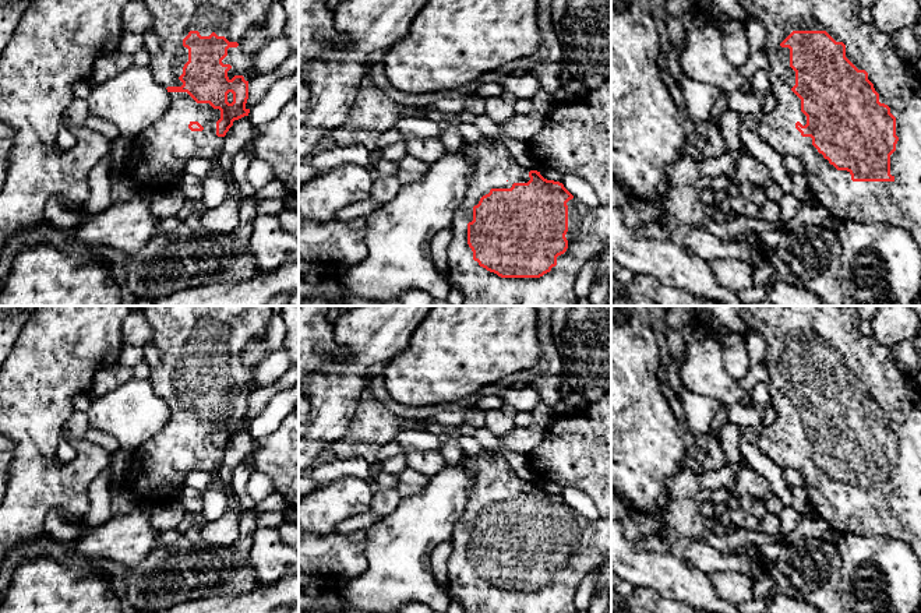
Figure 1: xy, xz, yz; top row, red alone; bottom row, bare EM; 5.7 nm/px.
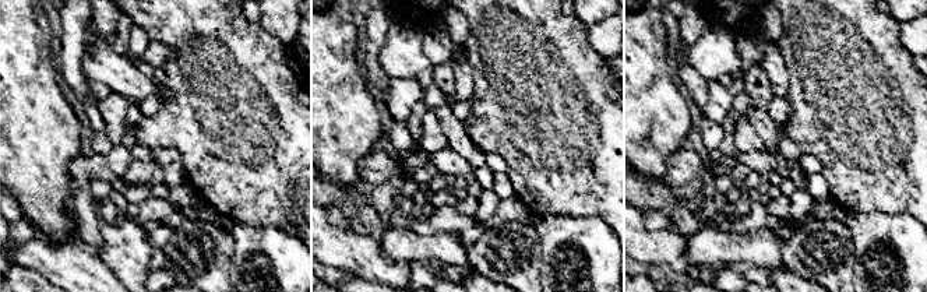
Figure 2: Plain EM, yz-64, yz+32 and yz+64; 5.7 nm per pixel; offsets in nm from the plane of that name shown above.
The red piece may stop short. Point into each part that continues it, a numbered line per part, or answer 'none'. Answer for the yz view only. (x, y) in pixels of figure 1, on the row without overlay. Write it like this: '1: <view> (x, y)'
1: yz (897, 515)

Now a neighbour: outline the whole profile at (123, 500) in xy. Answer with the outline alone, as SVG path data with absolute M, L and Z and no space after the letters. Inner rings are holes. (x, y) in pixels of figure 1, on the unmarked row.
M126 482L113 485L110 500L112 517L128 514L140 505L135 493L126 485Z

